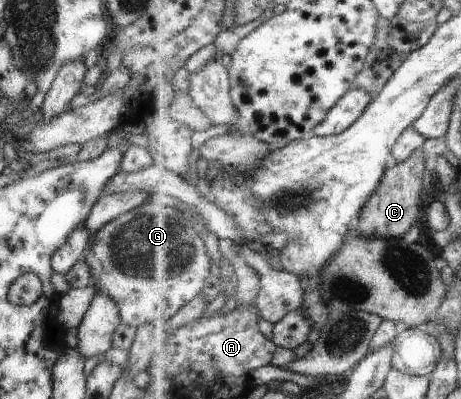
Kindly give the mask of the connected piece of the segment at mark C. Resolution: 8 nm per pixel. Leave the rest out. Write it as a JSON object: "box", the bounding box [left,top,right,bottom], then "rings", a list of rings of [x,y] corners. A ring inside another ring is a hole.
{"box":[357,149,426,239],"rings":[[[424,149],[414,151],[402,163],[392,163],[385,171],[381,184],[376,192],[370,196],[359,215],[357,233],[367,238],[400,239],[412,229],[412,225],[419,219],[420,193],[422,193],[422,176],[426,171],[426,157]]]}

